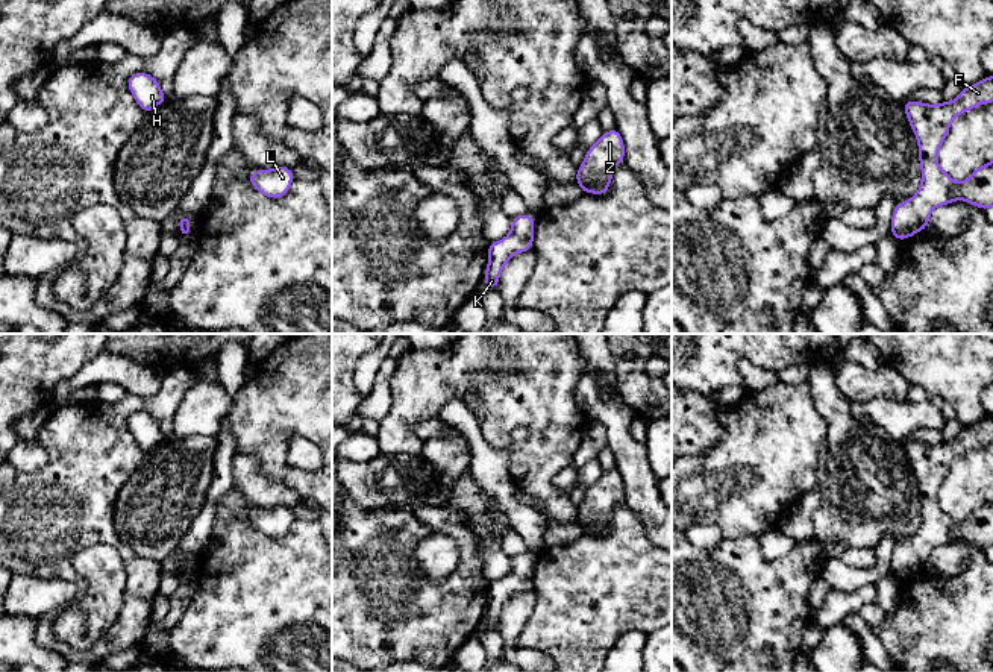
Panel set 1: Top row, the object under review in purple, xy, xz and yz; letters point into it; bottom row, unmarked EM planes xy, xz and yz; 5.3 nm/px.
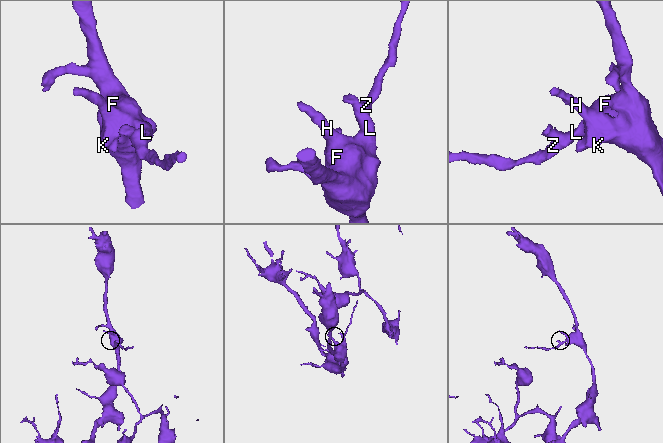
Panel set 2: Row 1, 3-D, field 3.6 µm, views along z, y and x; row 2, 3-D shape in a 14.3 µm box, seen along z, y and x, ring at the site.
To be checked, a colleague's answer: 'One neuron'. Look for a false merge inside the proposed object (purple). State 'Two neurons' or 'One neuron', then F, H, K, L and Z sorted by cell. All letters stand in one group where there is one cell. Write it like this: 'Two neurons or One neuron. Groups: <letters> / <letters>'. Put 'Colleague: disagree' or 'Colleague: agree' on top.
Colleague: agree
One neuron. Groups: F H K L Z

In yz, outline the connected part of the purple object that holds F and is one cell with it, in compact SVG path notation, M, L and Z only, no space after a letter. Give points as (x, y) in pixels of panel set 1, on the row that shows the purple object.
M993 76L961 89L952 102L928 105L907 100L904 109L919 143L922 184L917 193L897 203L891 214L891 238L907 240L928 228L934 208L961 199L985 211L993 206L993 161L982 164L966 181L955 182L944 173L937 153L957 115L993 102Z

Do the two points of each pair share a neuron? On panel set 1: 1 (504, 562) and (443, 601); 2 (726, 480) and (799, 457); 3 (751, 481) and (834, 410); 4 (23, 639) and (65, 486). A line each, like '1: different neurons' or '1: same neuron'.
1: different neurons
2: same neuron
3: different neurons
4: different neurons

